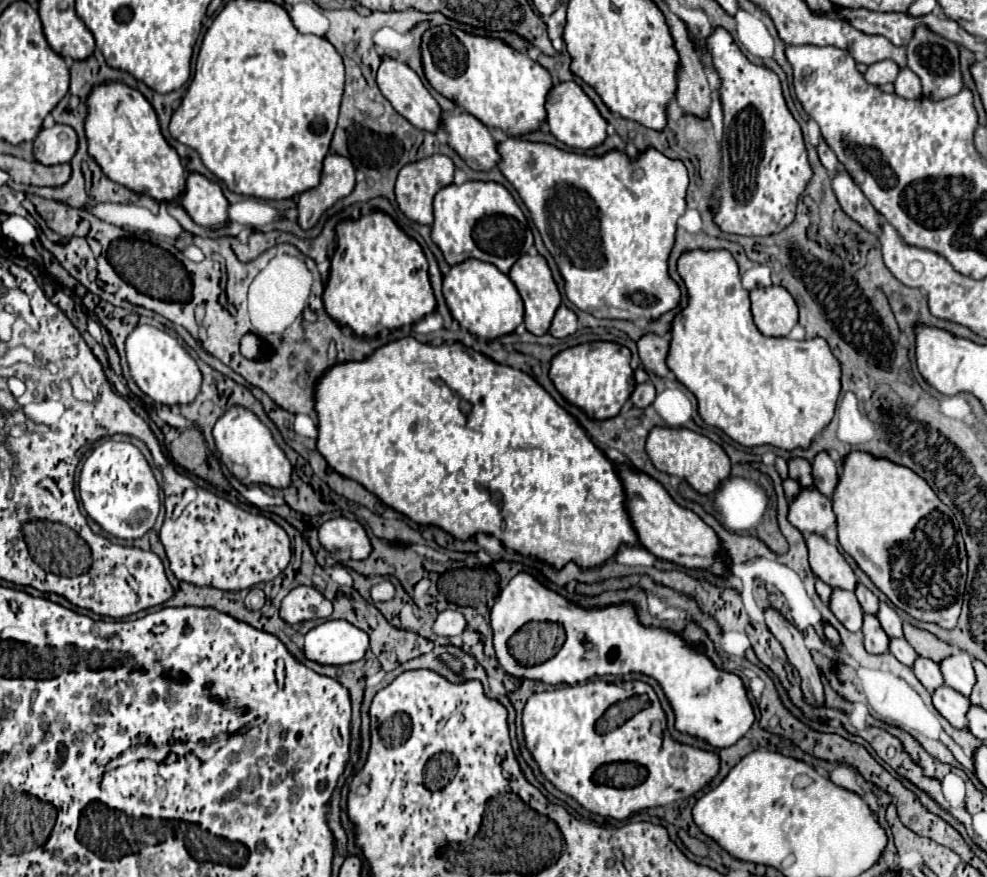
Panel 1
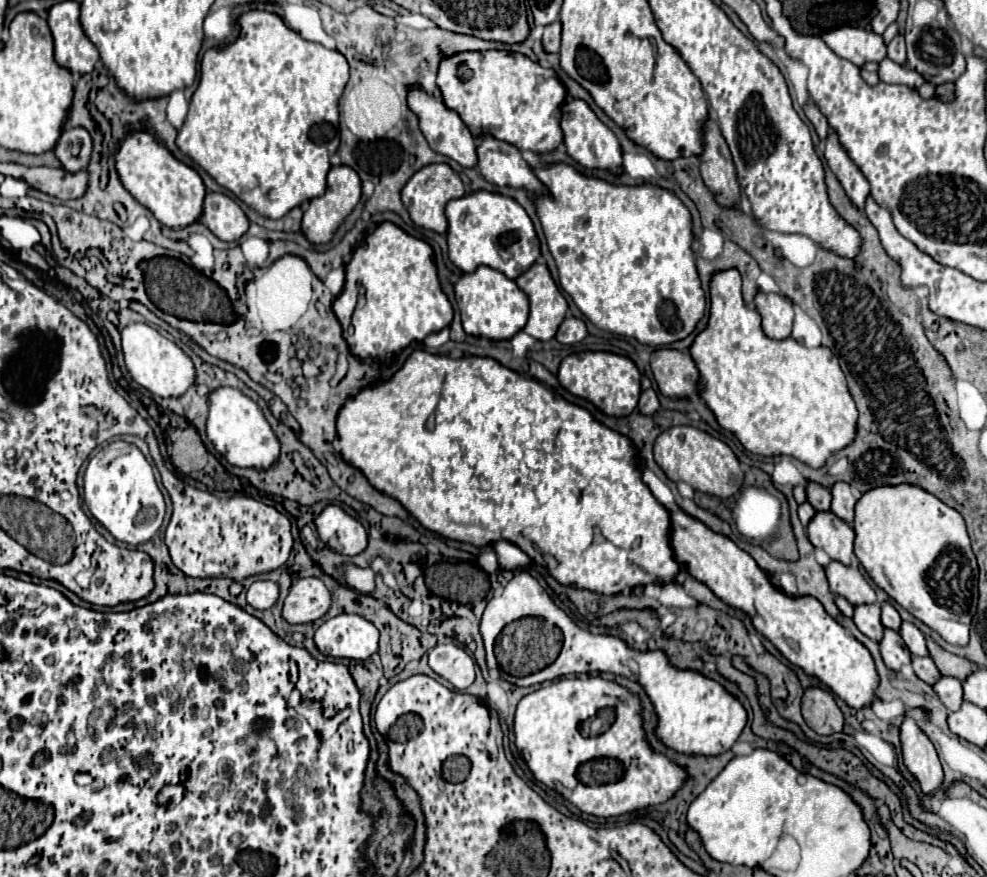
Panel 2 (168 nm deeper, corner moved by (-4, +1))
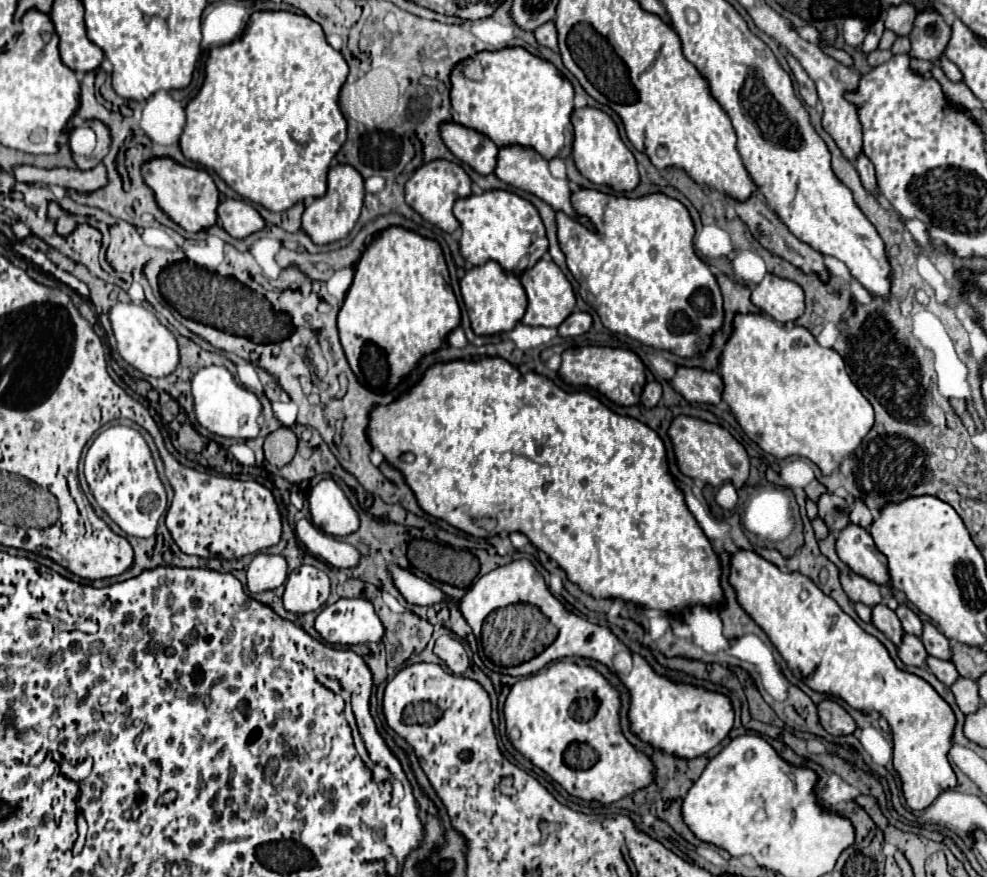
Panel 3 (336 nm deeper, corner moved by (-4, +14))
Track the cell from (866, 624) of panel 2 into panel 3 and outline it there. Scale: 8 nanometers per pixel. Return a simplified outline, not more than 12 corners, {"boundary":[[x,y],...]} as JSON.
{"boundary":[[879,603],[873,607],[871,621],[895,645],[903,629],[895,611]]}

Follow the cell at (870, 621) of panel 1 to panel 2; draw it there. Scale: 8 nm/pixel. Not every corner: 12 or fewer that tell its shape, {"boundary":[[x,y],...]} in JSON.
{"boundary":[[885,630],[885,666],[899,672],[913,654],[895,630]]}

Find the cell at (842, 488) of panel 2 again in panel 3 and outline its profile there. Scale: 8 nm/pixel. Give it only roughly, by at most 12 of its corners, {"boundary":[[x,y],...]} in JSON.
{"boundary":[[851,499],[851,523],[869,527],[871,511],[863,499]]}

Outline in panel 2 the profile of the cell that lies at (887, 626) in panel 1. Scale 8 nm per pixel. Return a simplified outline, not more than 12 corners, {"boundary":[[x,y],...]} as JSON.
{"boundary":[[903,622],[899,634],[915,656],[927,654],[925,636]]}

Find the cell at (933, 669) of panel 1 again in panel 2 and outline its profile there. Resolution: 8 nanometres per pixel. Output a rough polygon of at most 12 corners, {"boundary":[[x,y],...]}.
{"boundary":[[941,676],[933,690],[949,712],[963,704],[963,686],[957,678]]}

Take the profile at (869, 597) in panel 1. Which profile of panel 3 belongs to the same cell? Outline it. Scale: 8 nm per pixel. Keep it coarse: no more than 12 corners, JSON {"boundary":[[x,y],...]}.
{"boundary":[[909,607],[895,609],[905,633],[921,633],[921,619]]}

